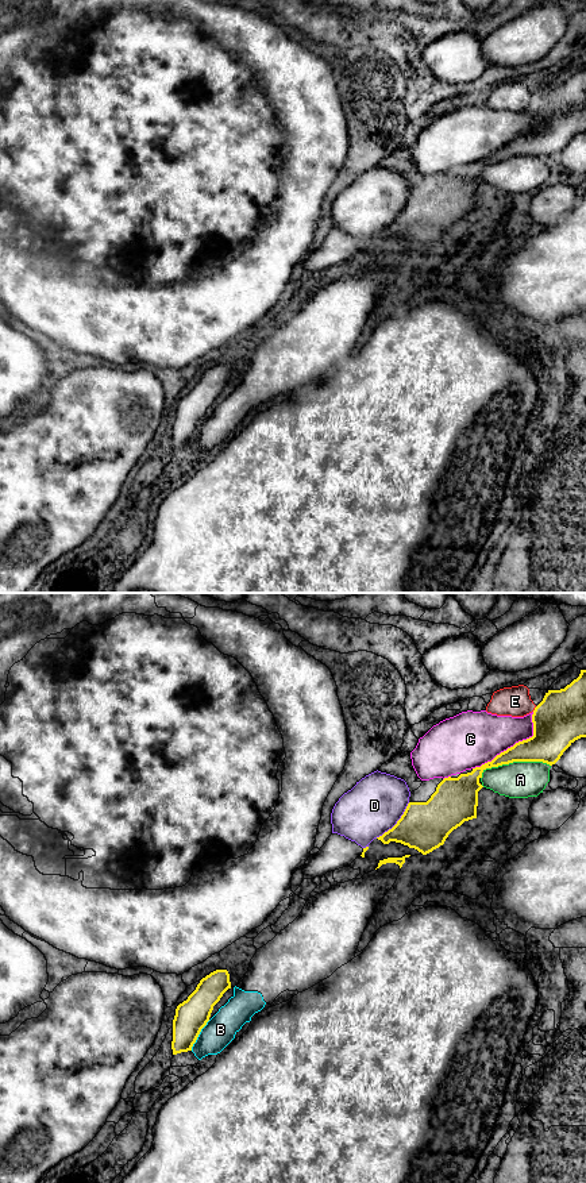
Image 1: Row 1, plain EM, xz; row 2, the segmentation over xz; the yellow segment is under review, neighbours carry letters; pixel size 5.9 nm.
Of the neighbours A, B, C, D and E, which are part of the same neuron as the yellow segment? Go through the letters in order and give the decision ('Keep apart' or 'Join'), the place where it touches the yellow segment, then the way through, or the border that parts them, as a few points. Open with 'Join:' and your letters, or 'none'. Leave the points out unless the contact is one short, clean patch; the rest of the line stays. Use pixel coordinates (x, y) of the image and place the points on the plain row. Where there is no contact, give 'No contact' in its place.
Join: none
A: Keep apart. Touches yellow at xz (513, 155)
B: Keep apart. Touches yellow at xz (199, 428). Boundary: xz (209, 415), (191, 444)
C: Keep apart. Touches yellow at xz (515, 139)
D: Keep apart. Touches yellow at xz (397, 218)
E: Keep apart. Touches yellow at xz (535, 104)

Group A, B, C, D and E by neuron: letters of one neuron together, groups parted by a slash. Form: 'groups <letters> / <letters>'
groups A / B / C / D / E

